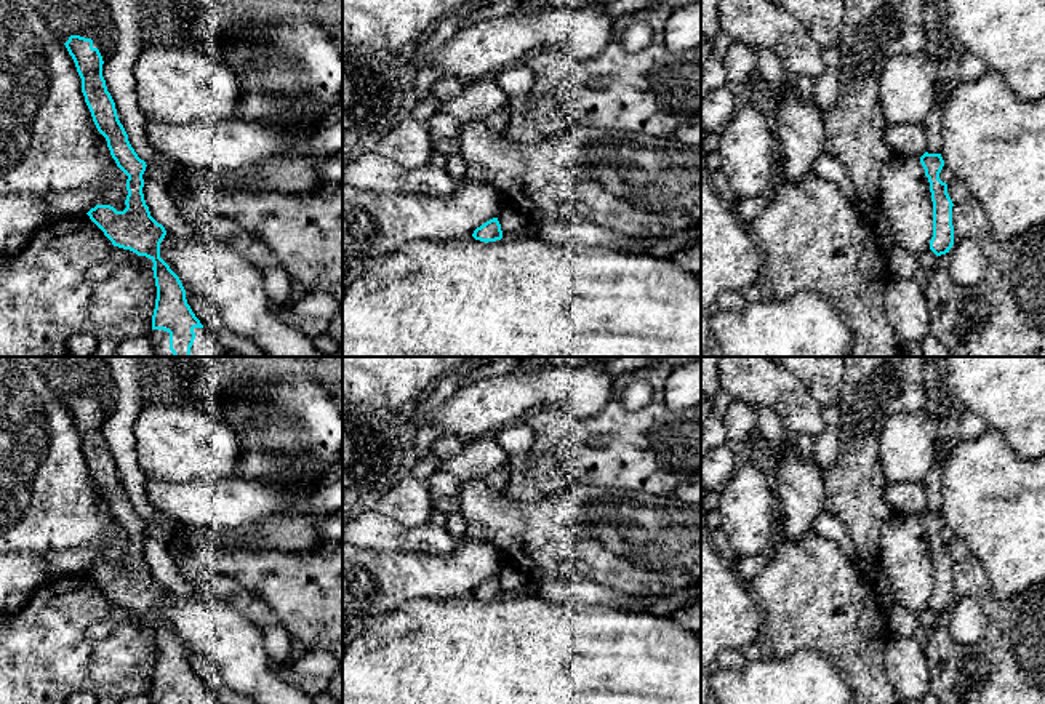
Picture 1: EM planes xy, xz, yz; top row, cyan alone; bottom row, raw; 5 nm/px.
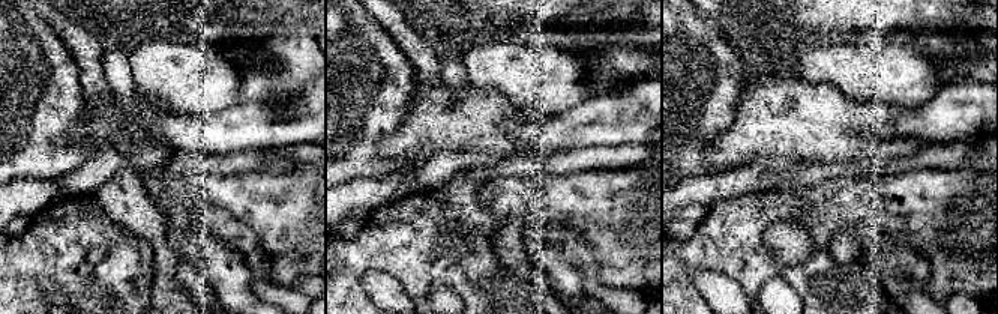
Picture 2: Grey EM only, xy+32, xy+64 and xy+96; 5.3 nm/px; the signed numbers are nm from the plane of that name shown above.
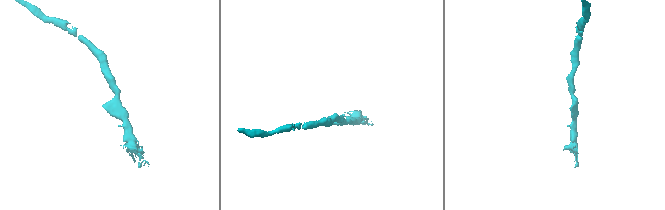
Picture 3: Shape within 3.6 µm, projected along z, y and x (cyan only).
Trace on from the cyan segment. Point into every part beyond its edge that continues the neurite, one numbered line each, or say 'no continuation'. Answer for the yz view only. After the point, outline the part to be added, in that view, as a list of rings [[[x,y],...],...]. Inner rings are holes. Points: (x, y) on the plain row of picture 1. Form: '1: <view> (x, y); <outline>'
no continuation

